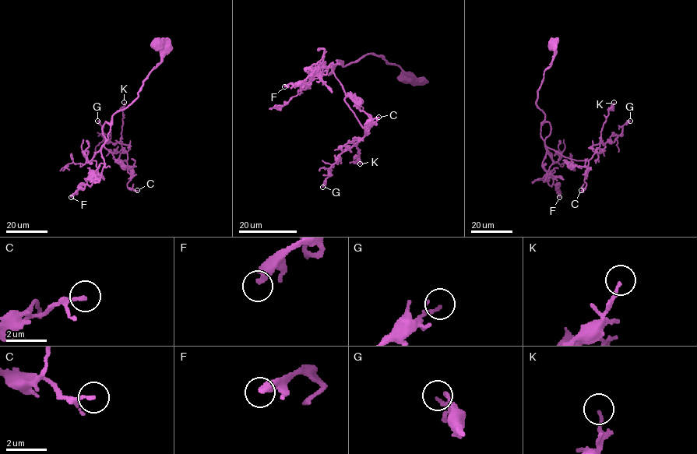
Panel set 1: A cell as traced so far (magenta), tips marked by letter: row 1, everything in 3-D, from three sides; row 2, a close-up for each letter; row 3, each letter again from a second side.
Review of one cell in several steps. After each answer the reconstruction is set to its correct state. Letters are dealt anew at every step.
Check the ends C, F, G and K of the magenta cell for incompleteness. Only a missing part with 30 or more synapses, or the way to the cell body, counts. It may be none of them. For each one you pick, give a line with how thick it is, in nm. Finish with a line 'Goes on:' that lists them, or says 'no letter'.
Goes on: no letter

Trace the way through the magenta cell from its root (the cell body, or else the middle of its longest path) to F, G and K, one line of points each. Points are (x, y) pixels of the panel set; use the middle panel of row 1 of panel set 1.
F: (405, 78), (412, 77), (381, 56), (365, 54), (343, 66), (336, 60), (303, 82), (284, 86)
G: (405, 78), (412, 77), (381, 56), (336, 60), (332, 70), (364, 135), (322, 187)
K: (405, 78), (412, 77), (372, 54), (332, 66), (364, 128), (353, 145), (360, 163)

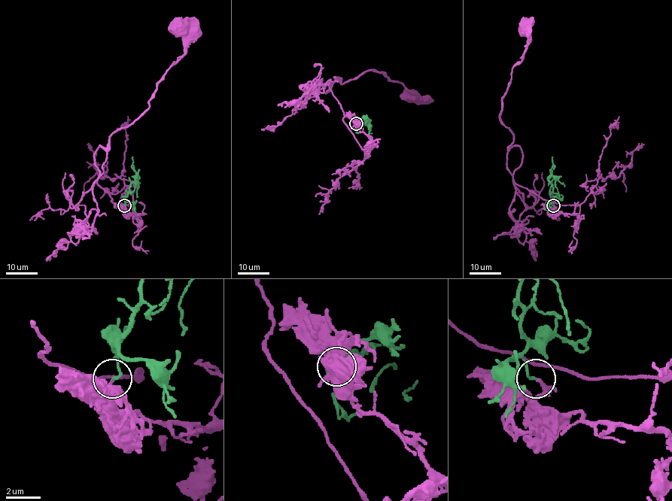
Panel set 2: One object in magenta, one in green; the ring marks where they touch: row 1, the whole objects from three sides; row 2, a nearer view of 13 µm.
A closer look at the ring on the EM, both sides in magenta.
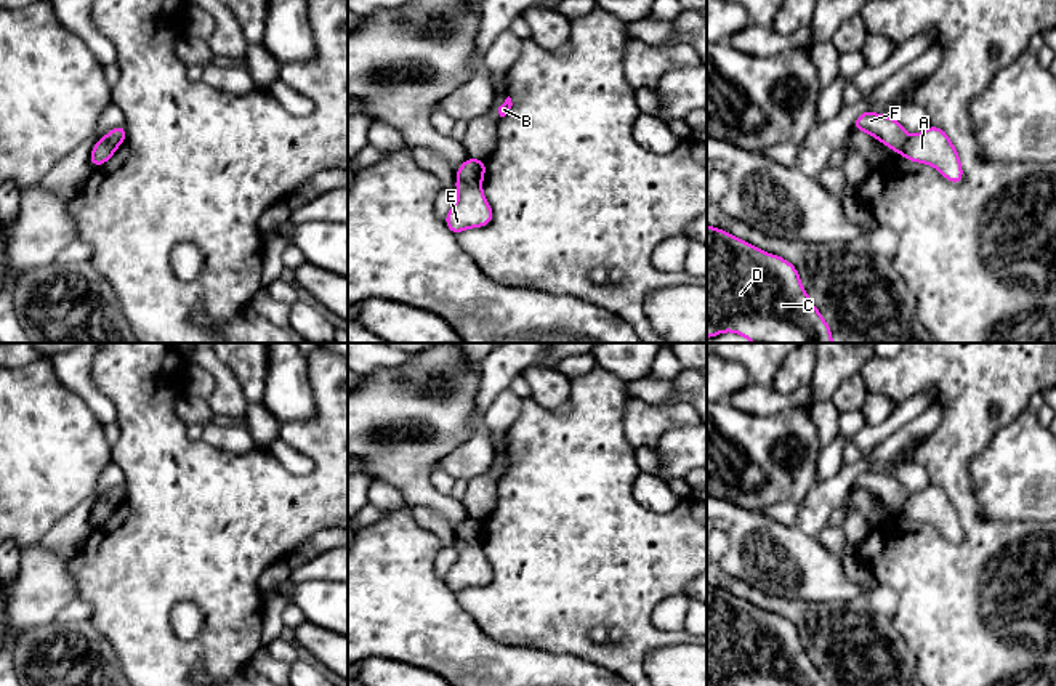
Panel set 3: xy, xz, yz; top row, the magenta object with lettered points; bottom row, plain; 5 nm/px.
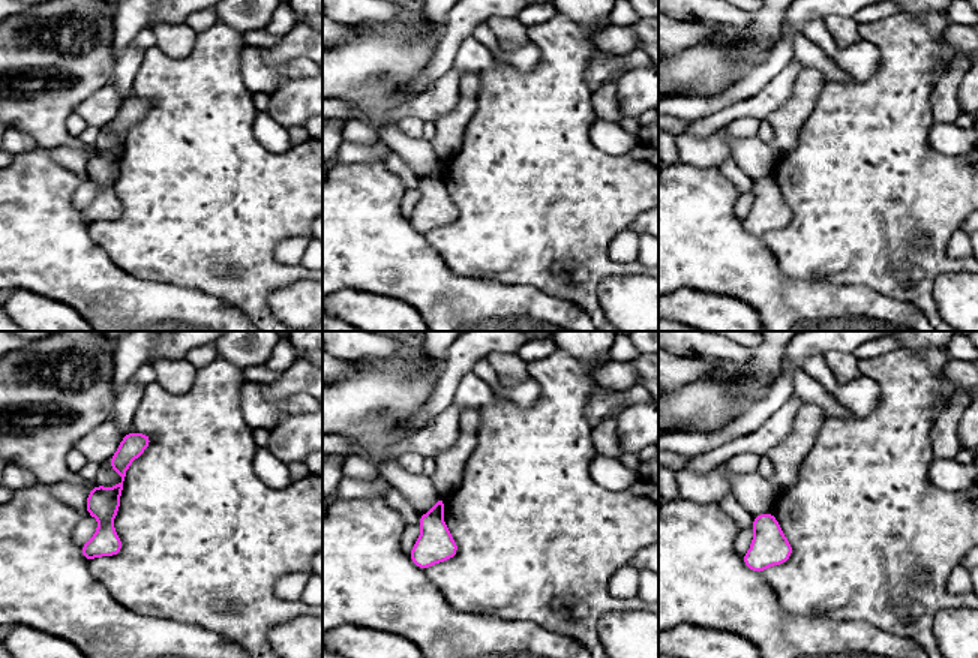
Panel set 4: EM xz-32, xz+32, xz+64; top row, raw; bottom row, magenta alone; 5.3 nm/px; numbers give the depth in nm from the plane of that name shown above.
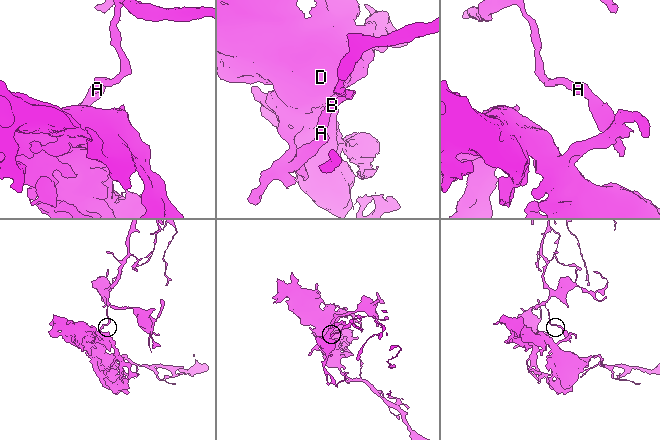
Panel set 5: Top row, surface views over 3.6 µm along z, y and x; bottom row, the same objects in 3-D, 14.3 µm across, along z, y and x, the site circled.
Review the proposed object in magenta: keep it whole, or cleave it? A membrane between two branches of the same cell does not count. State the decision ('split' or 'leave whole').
split

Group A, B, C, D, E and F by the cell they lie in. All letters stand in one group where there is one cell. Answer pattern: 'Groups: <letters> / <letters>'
Groups: A C D E / B F

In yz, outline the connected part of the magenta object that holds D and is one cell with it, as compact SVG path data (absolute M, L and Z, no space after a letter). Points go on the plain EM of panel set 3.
M707 583L707 686L830 686L808 656L798 628L779 614Z

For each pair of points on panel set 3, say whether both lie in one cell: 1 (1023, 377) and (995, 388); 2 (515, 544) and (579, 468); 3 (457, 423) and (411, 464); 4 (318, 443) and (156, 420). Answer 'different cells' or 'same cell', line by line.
1: same cell
2: same cell
3: same cell
4: same cell

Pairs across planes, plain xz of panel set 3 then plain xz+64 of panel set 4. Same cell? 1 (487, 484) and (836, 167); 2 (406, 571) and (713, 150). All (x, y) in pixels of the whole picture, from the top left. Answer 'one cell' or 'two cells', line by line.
1: two cells
2: two cells

